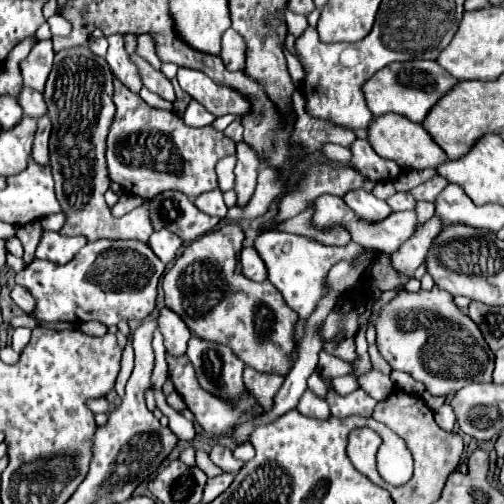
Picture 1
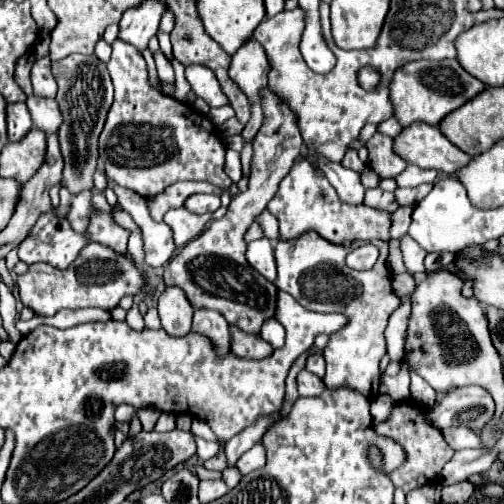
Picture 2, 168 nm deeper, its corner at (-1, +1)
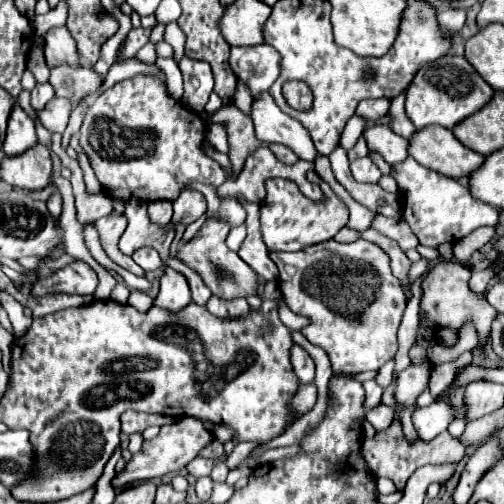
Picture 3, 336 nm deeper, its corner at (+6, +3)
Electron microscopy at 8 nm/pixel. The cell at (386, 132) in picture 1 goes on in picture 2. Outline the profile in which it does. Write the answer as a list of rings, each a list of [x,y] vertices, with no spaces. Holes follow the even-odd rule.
[[[413,123],[411,127],[405,127],[395,139],[395,153],[407,163],[443,171],[447,175],[453,175],[473,159],[441,135],[439,127],[427,123]]]

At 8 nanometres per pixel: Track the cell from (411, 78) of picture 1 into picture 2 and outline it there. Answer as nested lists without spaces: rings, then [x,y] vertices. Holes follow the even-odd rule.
[[[443,59],[443,61],[413,61],[403,65],[393,81],[391,81],[391,101],[395,107],[395,117],[399,119],[399,123],[403,127],[409,127],[415,121],[423,121],[429,125],[439,125],[443,121],[445,115],[449,115],[451,111],[459,109],[463,103],[471,101],[475,95],[479,95],[487,85],[475,77],[469,77],[469,73],[461,67],[461,63],[457,59]]]

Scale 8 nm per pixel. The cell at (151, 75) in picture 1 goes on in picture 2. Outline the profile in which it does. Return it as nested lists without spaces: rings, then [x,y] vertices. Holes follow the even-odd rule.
[[[155,51],[155,63],[157,63],[157,75],[161,81],[167,81],[167,83],[173,83],[175,81],[175,75],[173,75],[173,67],[169,63],[169,59],[163,55],[163,51]]]

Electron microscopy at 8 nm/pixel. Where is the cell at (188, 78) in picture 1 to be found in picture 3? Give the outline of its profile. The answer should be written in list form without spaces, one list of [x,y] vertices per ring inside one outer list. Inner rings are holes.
[[[184,57],[178,63],[182,77],[184,77],[184,97],[182,103],[186,107],[190,107],[196,113],[204,111],[204,105],[208,103],[208,97],[214,89],[214,79],[212,79],[212,71],[210,65],[204,61],[196,61],[196,59],[188,59]]]

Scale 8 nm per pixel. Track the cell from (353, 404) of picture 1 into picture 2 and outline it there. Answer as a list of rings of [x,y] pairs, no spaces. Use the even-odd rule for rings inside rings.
[[[313,231],[301,235],[299,239],[293,239],[293,241],[279,241],[275,245],[275,259],[277,259],[277,273],[279,273],[275,279],[275,287],[291,293],[309,311],[341,313],[347,317],[345,327],[341,327],[341,331],[339,331],[339,341],[329,341],[323,351],[325,361],[327,361],[327,373],[325,373],[323,381],[329,389],[337,389],[337,387],[347,385],[347,387],[353,387],[353,389],[365,393],[369,399],[373,399],[379,393],[379,383],[381,383],[379,363],[381,363],[383,355],[387,353],[385,327],[389,323],[391,313],[401,305],[401,299],[395,295],[395,291],[391,287],[391,271],[387,267],[387,243],[373,241],[373,245],[377,245],[377,249],[379,249],[379,259],[373,265],[373,269],[369,269],[369,271],[355,271],[345,265],[347,253],[351,253],[359,245],[363,245],[363,243],[353,241],[351,247],[335,245],[327,239],[321,239]]]

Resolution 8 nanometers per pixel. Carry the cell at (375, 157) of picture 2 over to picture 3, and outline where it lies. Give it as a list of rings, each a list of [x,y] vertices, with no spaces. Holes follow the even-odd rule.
[[[370,125],[364,131],[364,139],[368,143],[368,149],[382,155],[384,161],[390,165],[402,163],[408,157],[406,153],[408,141],[396,135],[388,125]]]

